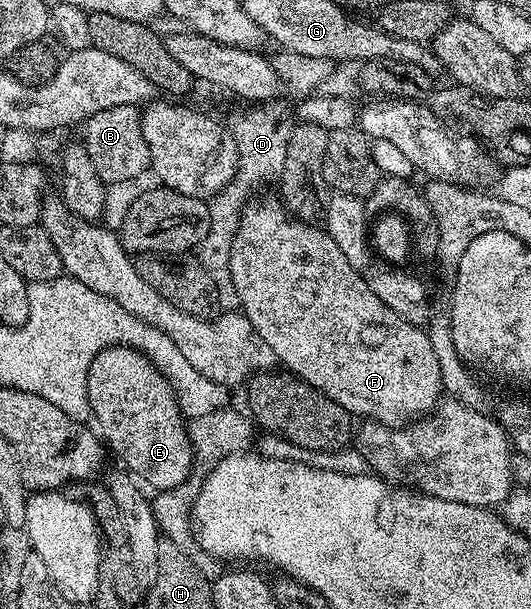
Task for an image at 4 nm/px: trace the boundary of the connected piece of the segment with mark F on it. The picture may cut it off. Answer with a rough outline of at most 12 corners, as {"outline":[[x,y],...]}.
{"outline":[[246,209],[229,269],[286,373],[403,428],[442,403],[424,327],[338,237]]}

